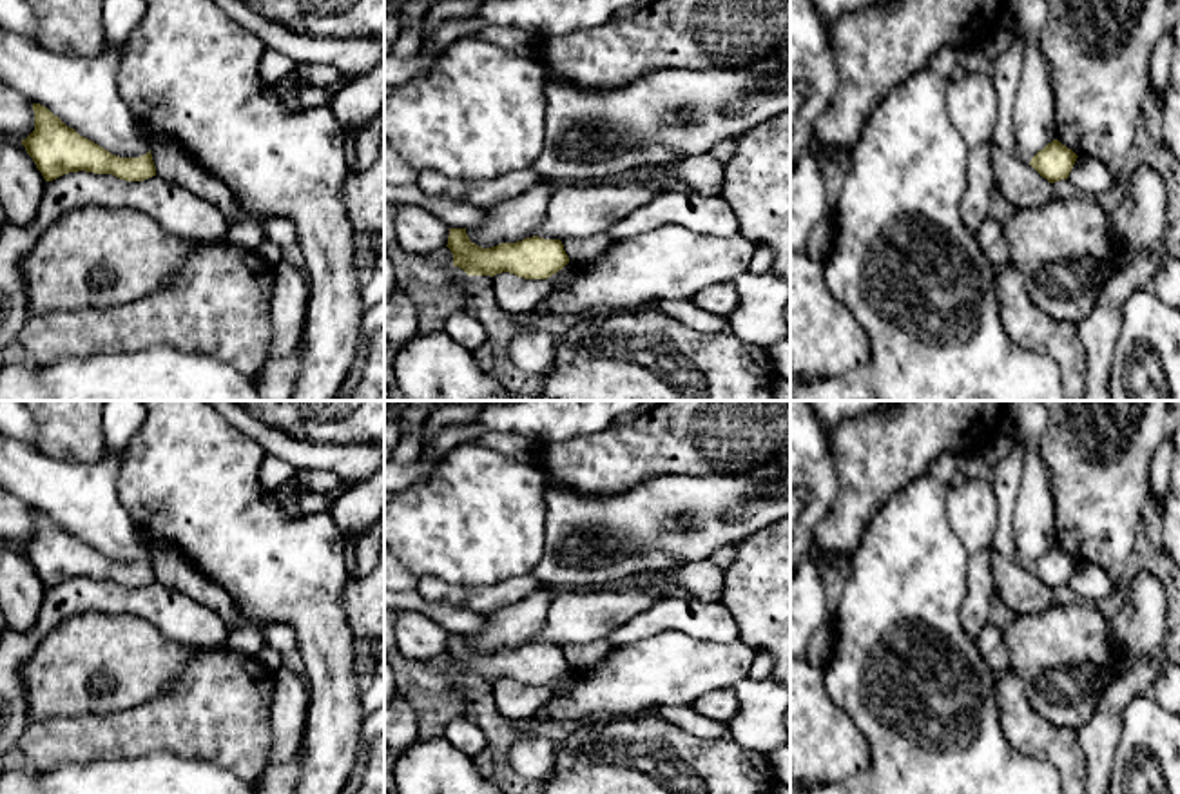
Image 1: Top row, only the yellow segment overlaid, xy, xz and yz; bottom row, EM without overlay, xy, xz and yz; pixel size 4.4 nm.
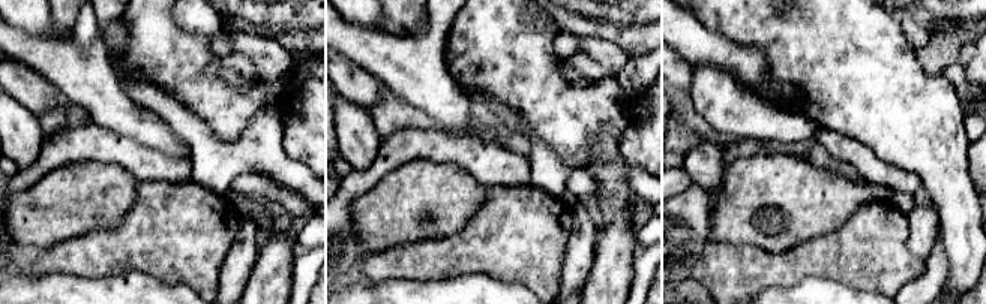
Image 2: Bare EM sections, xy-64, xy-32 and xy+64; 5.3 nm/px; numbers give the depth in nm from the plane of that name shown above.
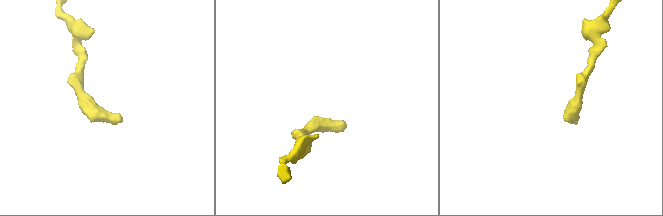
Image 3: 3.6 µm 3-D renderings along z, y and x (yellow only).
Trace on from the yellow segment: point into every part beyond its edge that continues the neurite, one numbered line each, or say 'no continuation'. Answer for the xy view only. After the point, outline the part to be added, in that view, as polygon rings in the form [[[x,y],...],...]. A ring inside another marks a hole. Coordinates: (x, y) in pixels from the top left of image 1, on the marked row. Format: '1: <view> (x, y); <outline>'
no continuation

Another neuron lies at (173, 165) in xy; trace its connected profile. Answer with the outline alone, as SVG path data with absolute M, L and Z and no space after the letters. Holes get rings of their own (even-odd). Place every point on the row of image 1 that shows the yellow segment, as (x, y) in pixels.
M158 140L150 143L150 154L156 174L161 179L216 205L223 212L227 223L236 219L234 192L221 179L205 172L176 143L169 140Z

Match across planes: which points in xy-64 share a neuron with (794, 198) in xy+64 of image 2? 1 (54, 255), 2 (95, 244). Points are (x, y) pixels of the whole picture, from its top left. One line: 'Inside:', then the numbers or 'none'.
Inside: none

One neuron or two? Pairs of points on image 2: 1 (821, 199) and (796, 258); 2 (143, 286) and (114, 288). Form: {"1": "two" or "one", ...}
{"1": "two", "2": "one"}

